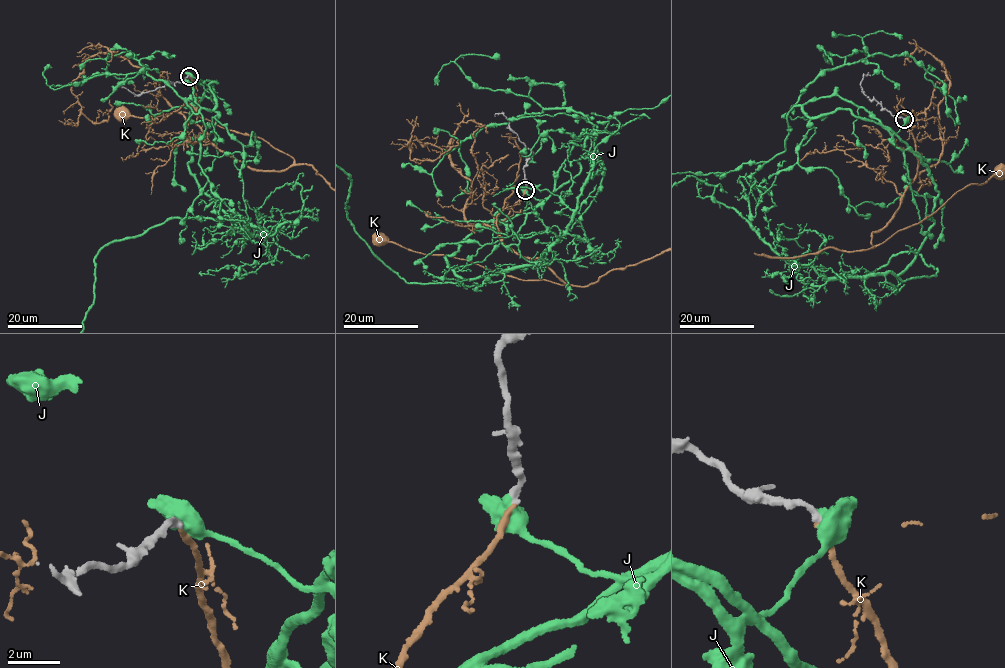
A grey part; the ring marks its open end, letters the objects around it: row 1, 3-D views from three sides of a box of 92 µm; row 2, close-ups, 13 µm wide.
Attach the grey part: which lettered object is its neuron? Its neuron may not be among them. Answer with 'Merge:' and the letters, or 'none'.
Merge: K

